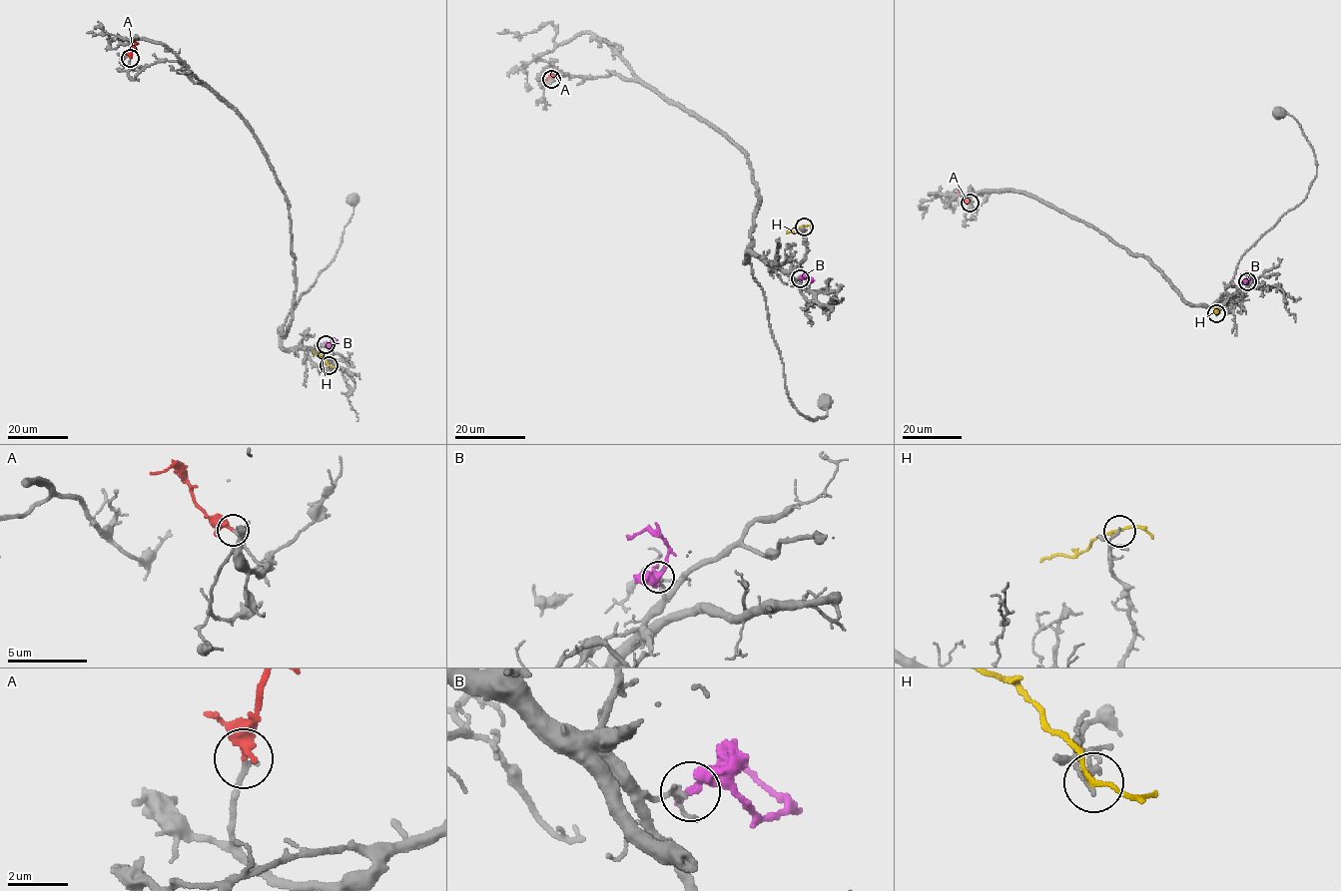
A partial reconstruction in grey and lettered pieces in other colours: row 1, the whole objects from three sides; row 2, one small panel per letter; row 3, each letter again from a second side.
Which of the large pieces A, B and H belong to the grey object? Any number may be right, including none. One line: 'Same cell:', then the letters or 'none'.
Same cell: A

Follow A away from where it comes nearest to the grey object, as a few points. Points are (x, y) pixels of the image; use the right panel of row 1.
A: (970, 203), (961, 193), (954, 193)

